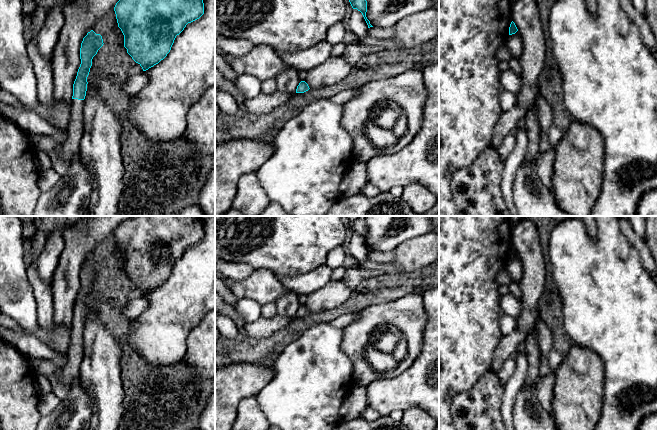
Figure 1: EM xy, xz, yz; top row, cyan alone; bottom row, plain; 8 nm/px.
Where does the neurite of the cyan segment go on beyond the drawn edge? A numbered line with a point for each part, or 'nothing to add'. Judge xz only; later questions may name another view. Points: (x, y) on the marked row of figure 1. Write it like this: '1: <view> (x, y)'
nothing to add

